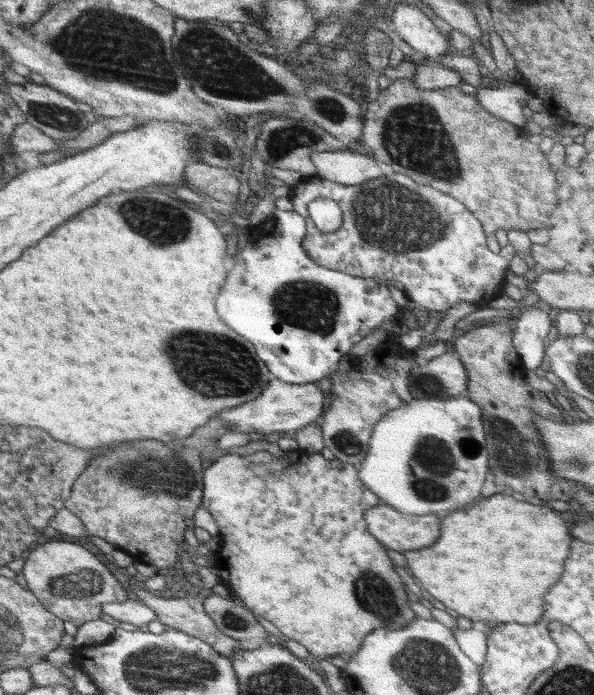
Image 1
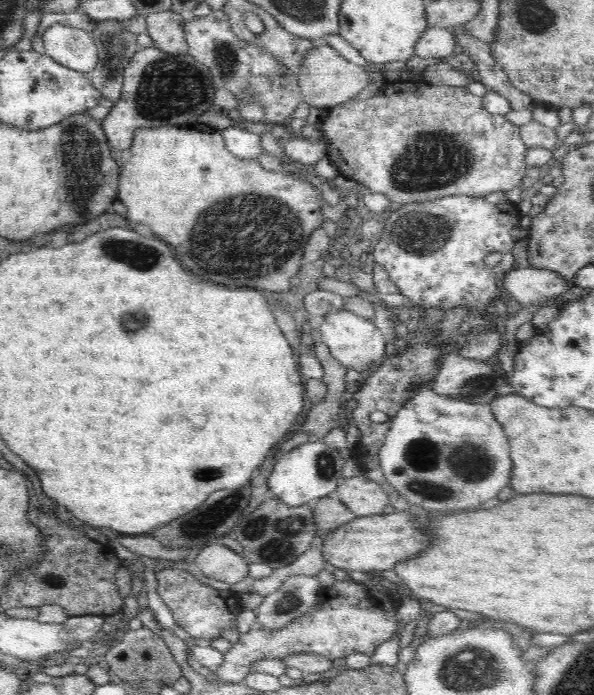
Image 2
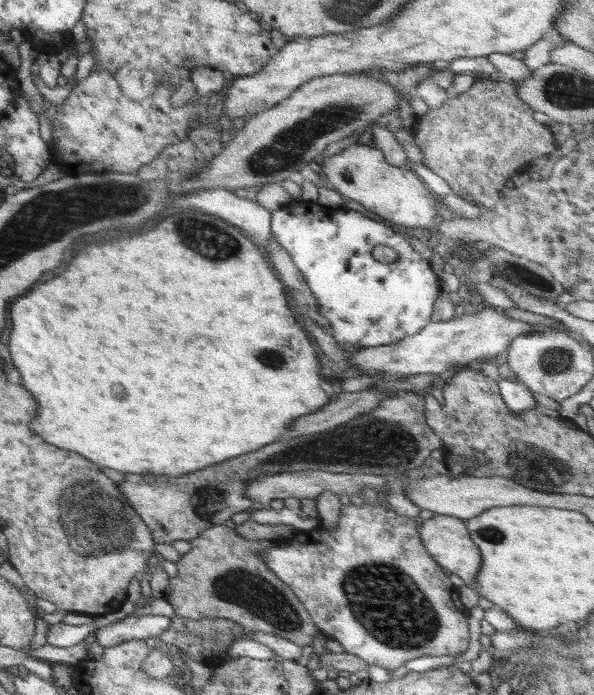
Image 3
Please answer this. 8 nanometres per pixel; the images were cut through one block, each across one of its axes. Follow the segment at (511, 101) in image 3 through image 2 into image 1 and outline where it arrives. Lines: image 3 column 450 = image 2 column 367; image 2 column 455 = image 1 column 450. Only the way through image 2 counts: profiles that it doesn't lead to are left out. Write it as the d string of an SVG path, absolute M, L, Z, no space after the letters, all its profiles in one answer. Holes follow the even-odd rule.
M395 79L390 86L382 91L376 100L369 101L366 116L364 118L364 126L360 142L368 145L371 148L371 152L374 152L374 159L388 164L395 173L404 174L408 178L412 178L414 182L418 184L426 184L426 186L432 186L444 194L450 194L460 200L467 210L470 210L472 214L484 224L484 230L486 232L494 232L503 229L504 231L517 230L527 233L529 230L537 230L546 228L550 222L549 212L550 207L556 207L554 204L558 204L558 198L556 196L556 176L551 169L551 164L548 162L545 153L542 153L539 144L530 142L528 139L529 133L526 128L516 126L500 117L488 113L480 101L474 97L460 90L460 87L448 87L445 89L428 90L414 85L410 79Z

